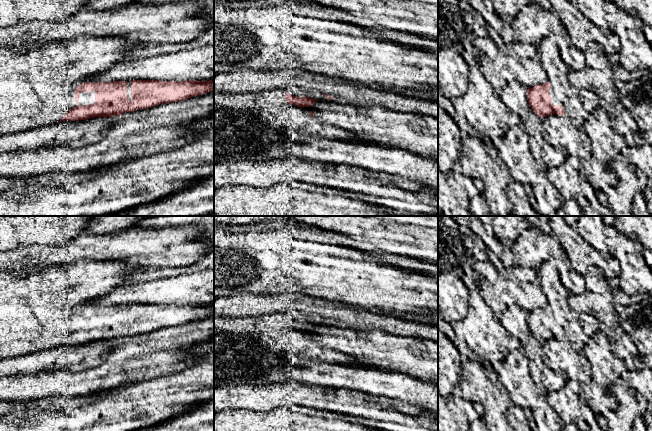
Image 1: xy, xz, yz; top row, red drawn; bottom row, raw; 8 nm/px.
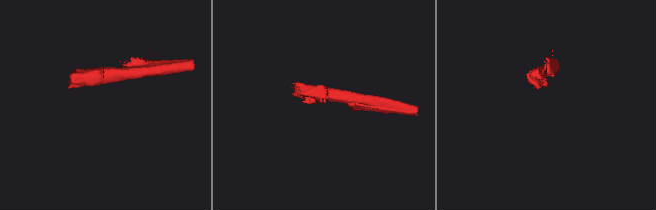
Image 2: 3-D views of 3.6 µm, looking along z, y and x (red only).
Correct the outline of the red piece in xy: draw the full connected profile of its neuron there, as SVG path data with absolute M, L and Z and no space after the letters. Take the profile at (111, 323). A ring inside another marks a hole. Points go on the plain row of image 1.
M84 259L68 266L45 266L38 269L28 269L21 275L16 275L13 272L0 272L0 359L16 358L20 355L34 354L39 351L55 348L59 345L77 345L87 344L95 341L112 341L120 340L126 336L151 332L153 330L182 325L195 320L203 319L214 314L214 305L161 305L161 304L128 304L128 305L113 305L113 306L98 306L93 307L91 301L99 299L109 294L117 287L131 283L127 276L133 273L139 266L133 267L130 264L125 264L122 261L101 261Z

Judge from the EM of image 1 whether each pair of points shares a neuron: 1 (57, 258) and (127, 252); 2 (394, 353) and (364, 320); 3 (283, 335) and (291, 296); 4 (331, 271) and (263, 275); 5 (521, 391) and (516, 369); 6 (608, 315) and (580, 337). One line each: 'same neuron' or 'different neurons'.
1: same neuron
2: different neurons
3: different neurons
4: same neuron
5: same neuron
6: different neurons

